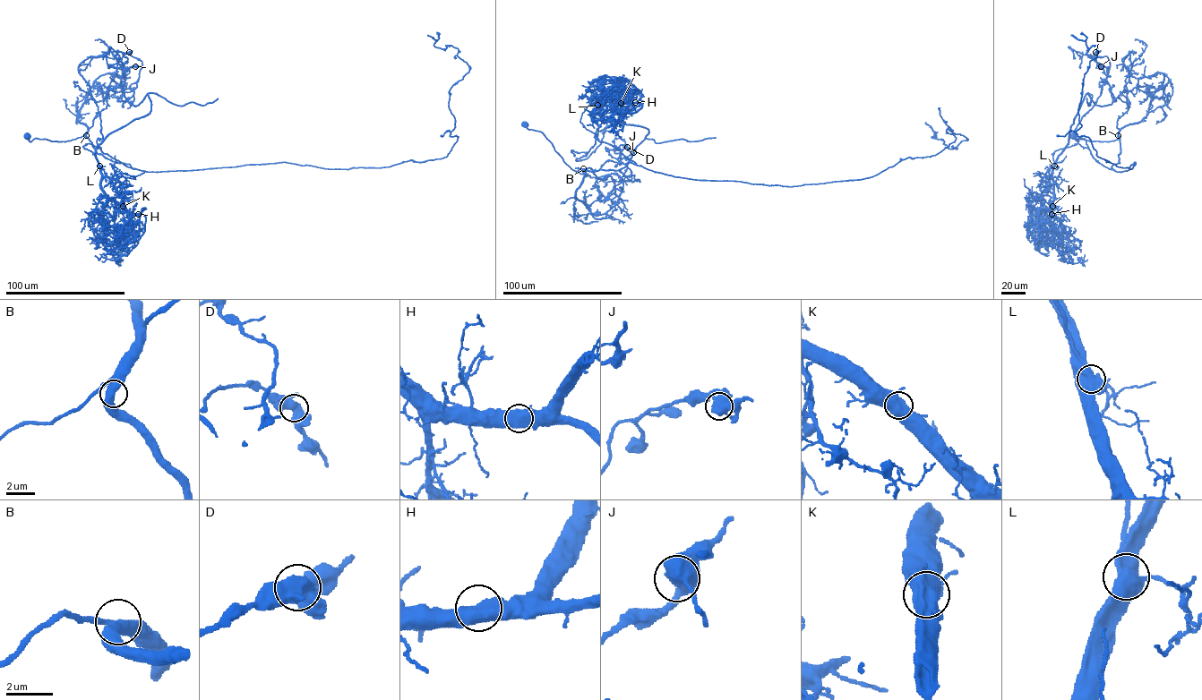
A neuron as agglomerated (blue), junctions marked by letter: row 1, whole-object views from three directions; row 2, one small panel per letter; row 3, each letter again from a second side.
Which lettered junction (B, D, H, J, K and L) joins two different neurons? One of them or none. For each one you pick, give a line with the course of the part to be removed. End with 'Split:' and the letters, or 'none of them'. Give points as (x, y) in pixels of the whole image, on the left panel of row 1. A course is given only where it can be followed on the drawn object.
L: (99, 166), (82, 146), (150, 172), (445, 157), (458, 137), (449, 90), (469, 66), (428, 35)
Split: L

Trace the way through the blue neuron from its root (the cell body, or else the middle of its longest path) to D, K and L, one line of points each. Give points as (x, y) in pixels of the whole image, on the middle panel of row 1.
D: (524, 123), (575, 171), (636, 164), (580, 122), (592, 104), (598, 119), (648, 130), (623, 164), (627, 147)
K: (524, 123), (541, 132), (575, 171), (618, 170), (636, 164), (599, 141), (580, 120), (592, 104), (621, 103)
L: (524, 123), (541, 132), (575, 171), (618, 170), (630, 162), (636, 164), (580, 122), (586, 108), (596, 105)

